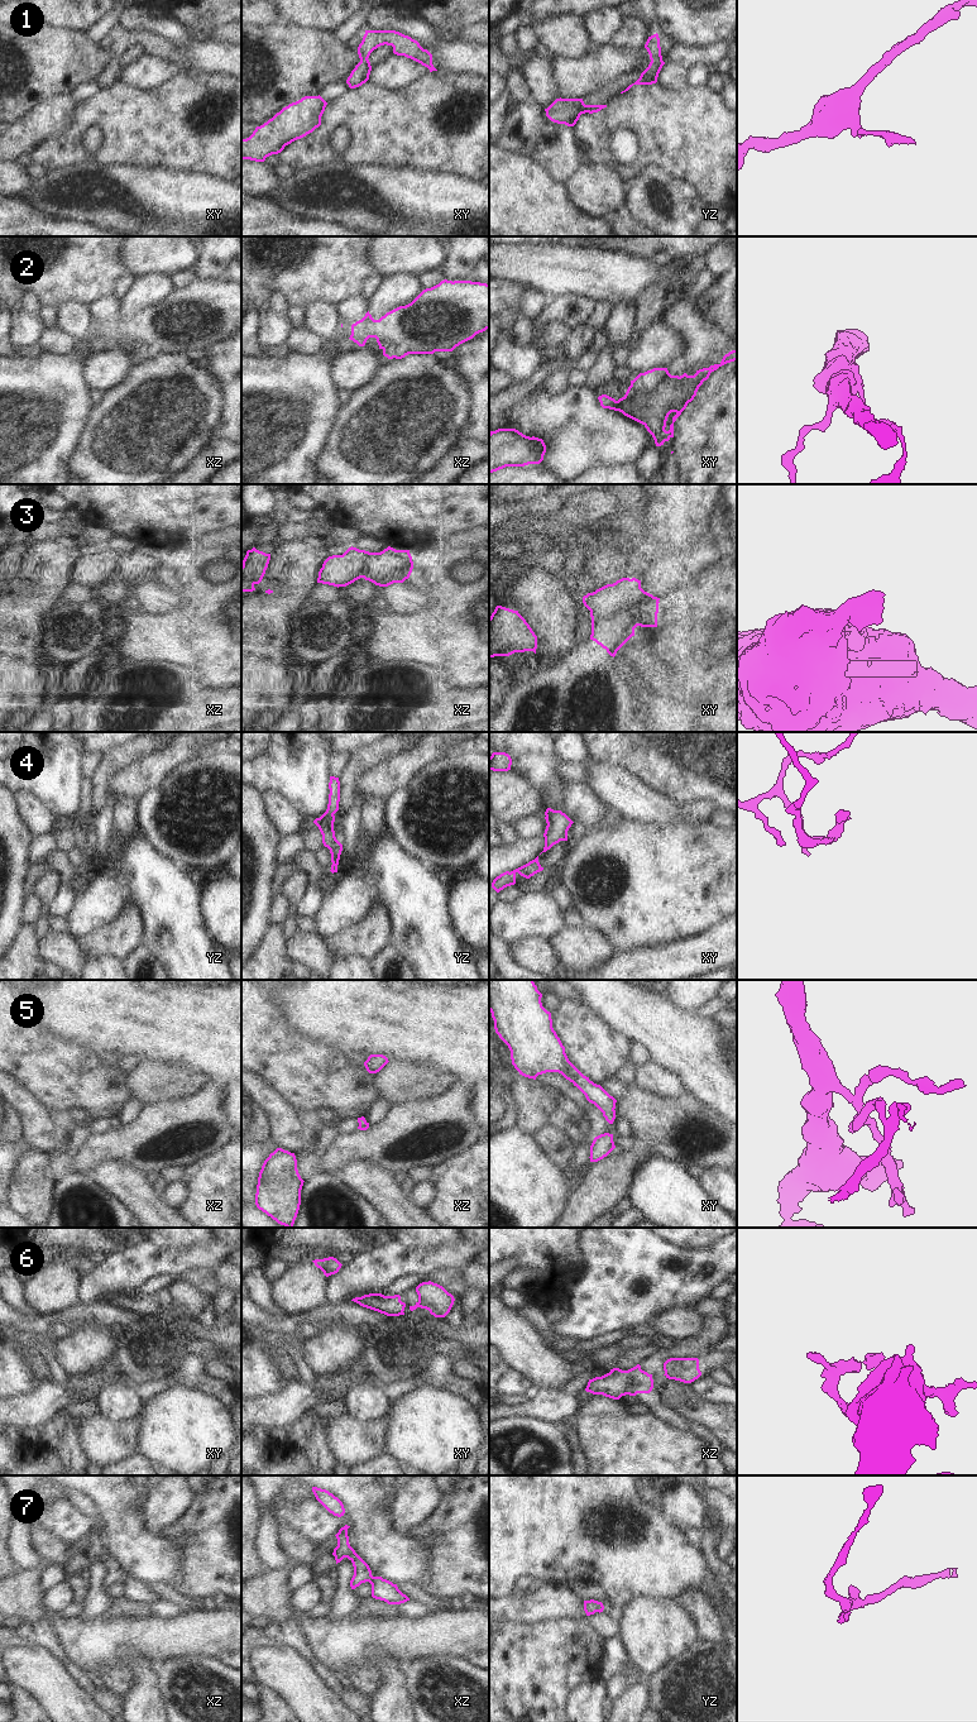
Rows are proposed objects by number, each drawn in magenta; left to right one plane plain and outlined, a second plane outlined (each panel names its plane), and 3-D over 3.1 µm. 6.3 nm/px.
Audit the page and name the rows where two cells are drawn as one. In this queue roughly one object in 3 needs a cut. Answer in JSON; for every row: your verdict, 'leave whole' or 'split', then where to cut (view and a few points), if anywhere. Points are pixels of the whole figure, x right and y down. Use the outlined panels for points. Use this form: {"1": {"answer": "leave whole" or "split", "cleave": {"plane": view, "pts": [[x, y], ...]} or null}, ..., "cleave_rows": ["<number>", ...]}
{"1": {"answer": "leave whole", "cleave": null}, "2": {"answer": "leave whole", "cleave": null}, "3": {"answer": "split", "cleave": {"plane": "xy", "pts": [[659, 599], [636, 598], [592, 625]]}}, "4": {"answer": "leave whole", "cleave": null}, "5": {"answer": "leave whole", "cleave": null}, "6": {"answer": "split", "cleave": {"plane": "xy", "pts": [[416, 1302], [418, 1306]]}}, "7": {"answer": "leave whole", "cleave": null}, "cleave_rows": ["3", "6"]}

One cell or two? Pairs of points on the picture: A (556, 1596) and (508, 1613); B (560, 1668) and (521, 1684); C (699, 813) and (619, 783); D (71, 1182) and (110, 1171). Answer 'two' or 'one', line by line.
A: one
B: one
C: one
D: two

